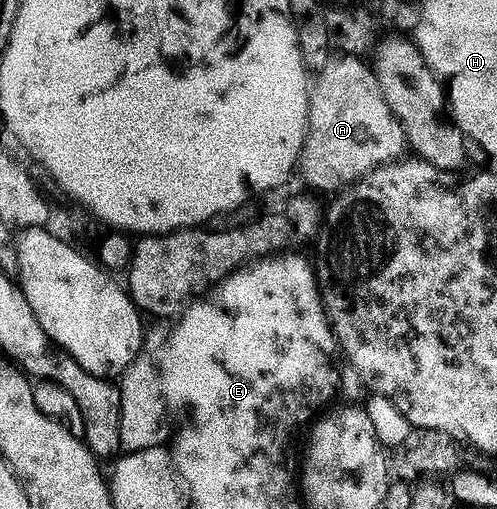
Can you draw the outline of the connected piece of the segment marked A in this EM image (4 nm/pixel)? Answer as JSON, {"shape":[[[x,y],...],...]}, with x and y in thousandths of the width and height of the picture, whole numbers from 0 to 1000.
{"shape":[[[680,106],[628,157],[622,253],[606,299],[602,344],[638,375],[692,377],[748,336],[817,310],[811,246],[787,218],[753,134],[734,122],[714,108]]]}

